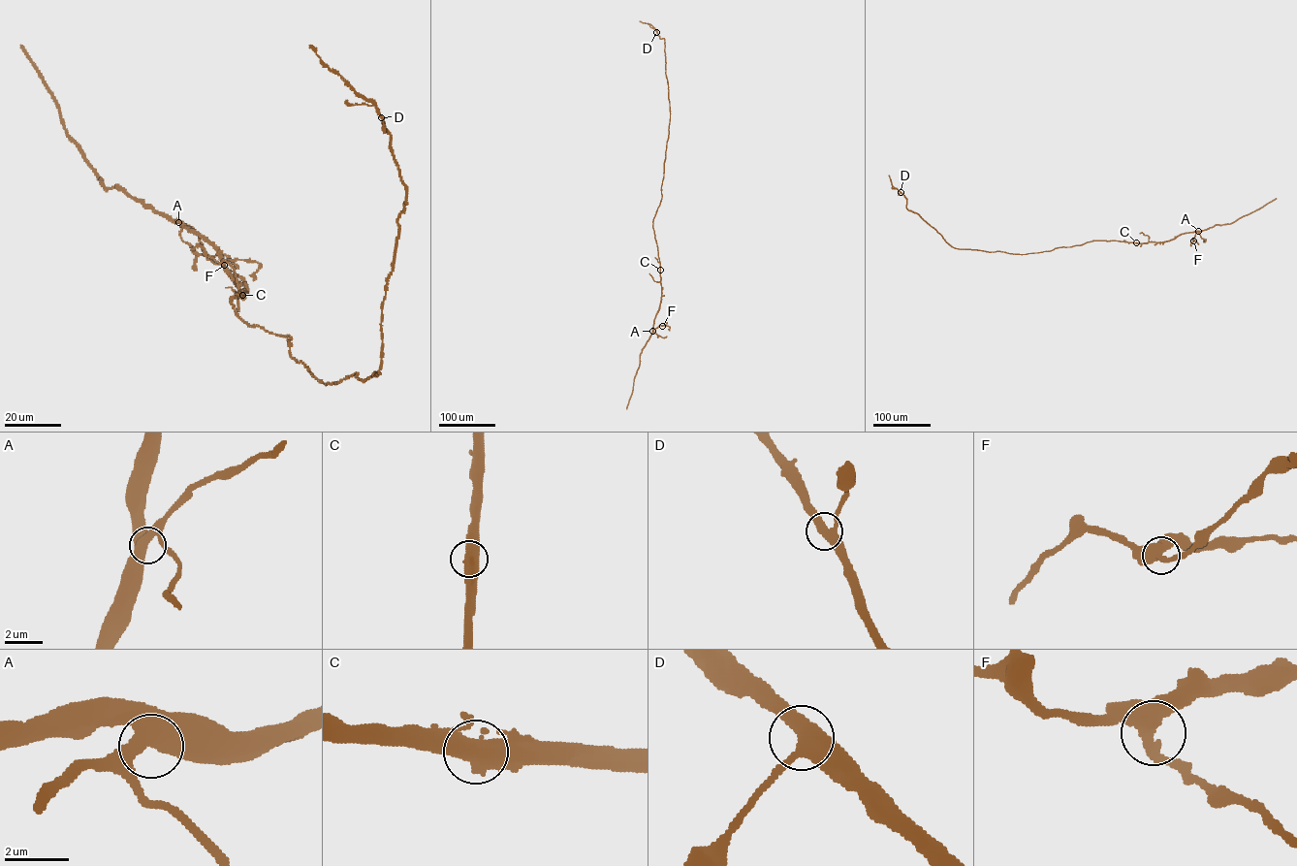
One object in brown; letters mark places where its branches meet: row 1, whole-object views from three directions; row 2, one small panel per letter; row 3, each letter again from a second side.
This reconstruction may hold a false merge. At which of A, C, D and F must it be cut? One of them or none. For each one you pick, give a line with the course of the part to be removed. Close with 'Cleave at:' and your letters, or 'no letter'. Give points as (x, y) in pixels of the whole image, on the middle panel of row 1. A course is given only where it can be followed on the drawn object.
Cleave at: no letter

